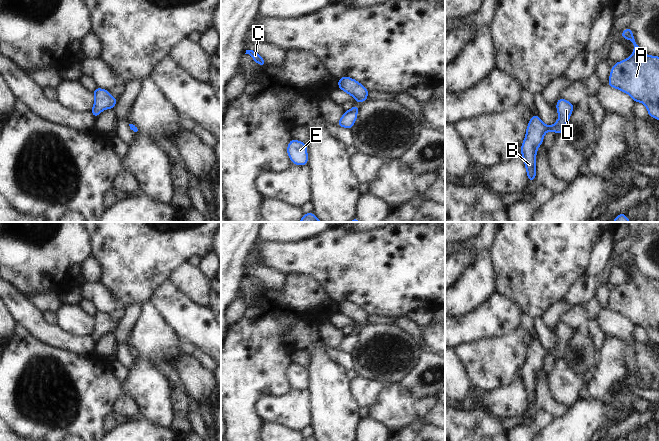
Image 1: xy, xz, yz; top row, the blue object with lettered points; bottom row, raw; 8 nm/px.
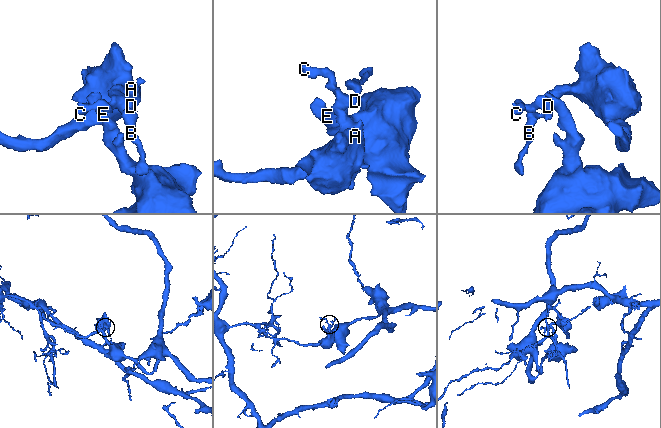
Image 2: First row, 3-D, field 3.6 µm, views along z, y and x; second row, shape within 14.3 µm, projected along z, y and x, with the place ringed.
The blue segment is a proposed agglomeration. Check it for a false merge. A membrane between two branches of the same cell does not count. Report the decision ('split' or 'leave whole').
leave whole

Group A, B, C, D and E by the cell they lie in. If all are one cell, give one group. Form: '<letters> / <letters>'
A B C D E

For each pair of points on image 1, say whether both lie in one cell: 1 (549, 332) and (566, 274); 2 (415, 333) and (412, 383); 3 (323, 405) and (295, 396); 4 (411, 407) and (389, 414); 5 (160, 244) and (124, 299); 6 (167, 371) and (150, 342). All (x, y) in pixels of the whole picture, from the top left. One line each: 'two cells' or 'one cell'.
1: two cells
2: one cell
3: two cells
4: one cell
5: one cell
6: one cell

